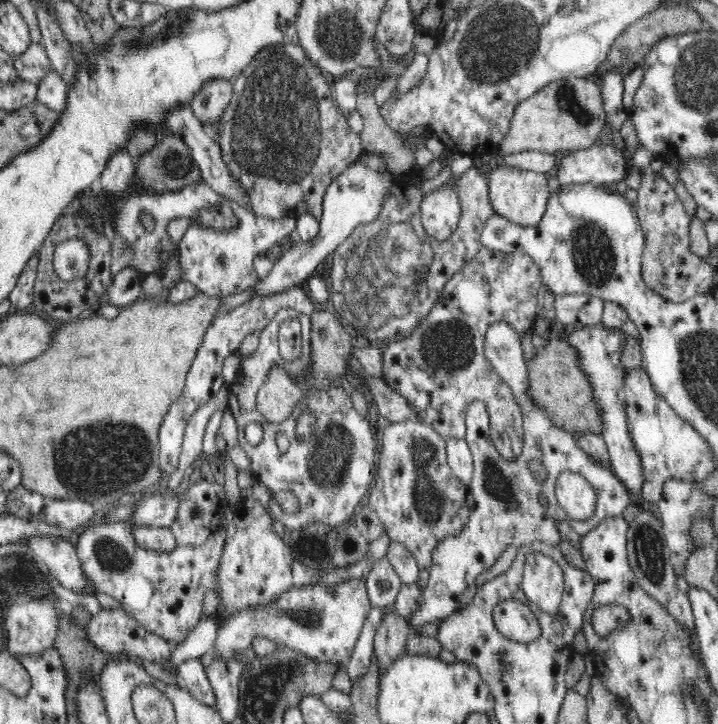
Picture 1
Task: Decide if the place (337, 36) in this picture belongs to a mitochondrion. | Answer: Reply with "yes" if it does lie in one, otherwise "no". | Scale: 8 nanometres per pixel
yes

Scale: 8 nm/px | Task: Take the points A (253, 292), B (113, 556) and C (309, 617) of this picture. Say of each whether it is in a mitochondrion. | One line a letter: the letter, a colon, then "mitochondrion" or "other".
A: other
B: mitochondrion
C: mitochondrion

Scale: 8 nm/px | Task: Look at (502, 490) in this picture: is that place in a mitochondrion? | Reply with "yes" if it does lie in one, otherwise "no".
yes

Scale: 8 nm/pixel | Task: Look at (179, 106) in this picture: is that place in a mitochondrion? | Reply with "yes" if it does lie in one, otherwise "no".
no

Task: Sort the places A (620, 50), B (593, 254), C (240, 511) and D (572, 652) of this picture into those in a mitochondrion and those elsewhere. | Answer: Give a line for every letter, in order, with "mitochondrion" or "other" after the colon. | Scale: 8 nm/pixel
A: other
B: mitochondrion
C: other
D: other

